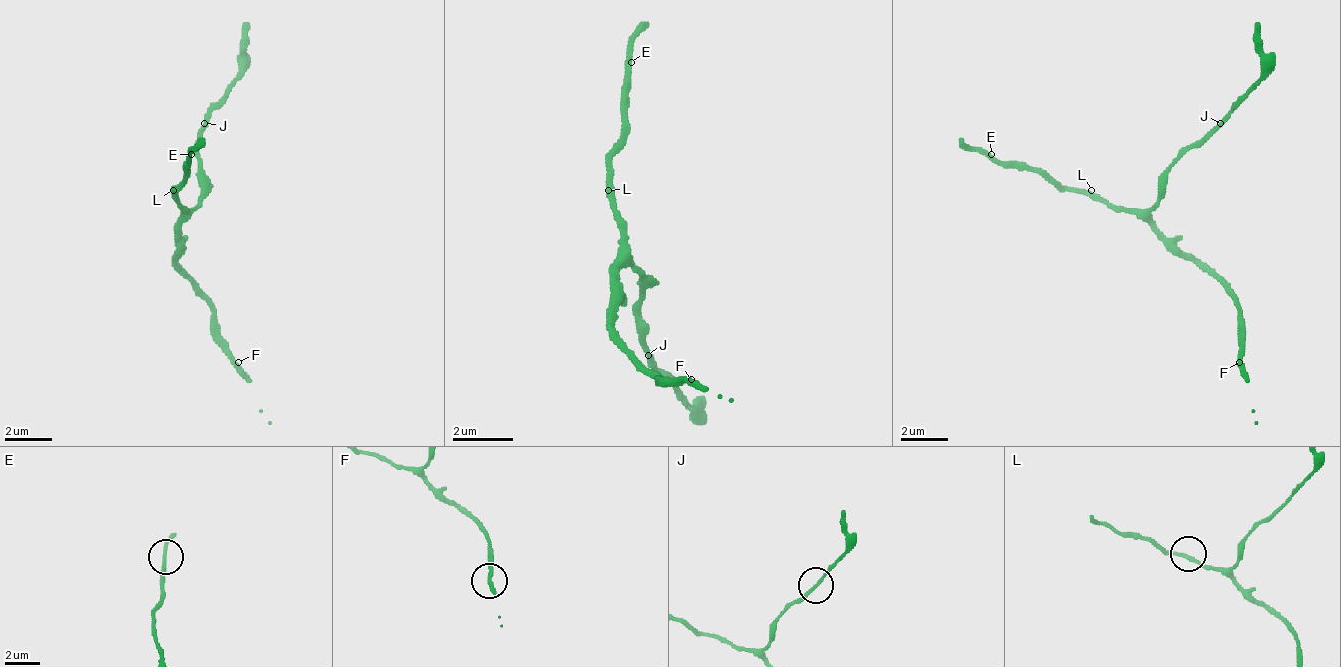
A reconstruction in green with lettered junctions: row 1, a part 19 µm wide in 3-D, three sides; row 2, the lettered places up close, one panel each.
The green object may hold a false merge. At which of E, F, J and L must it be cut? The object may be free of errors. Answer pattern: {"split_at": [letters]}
{"split_at": []}

